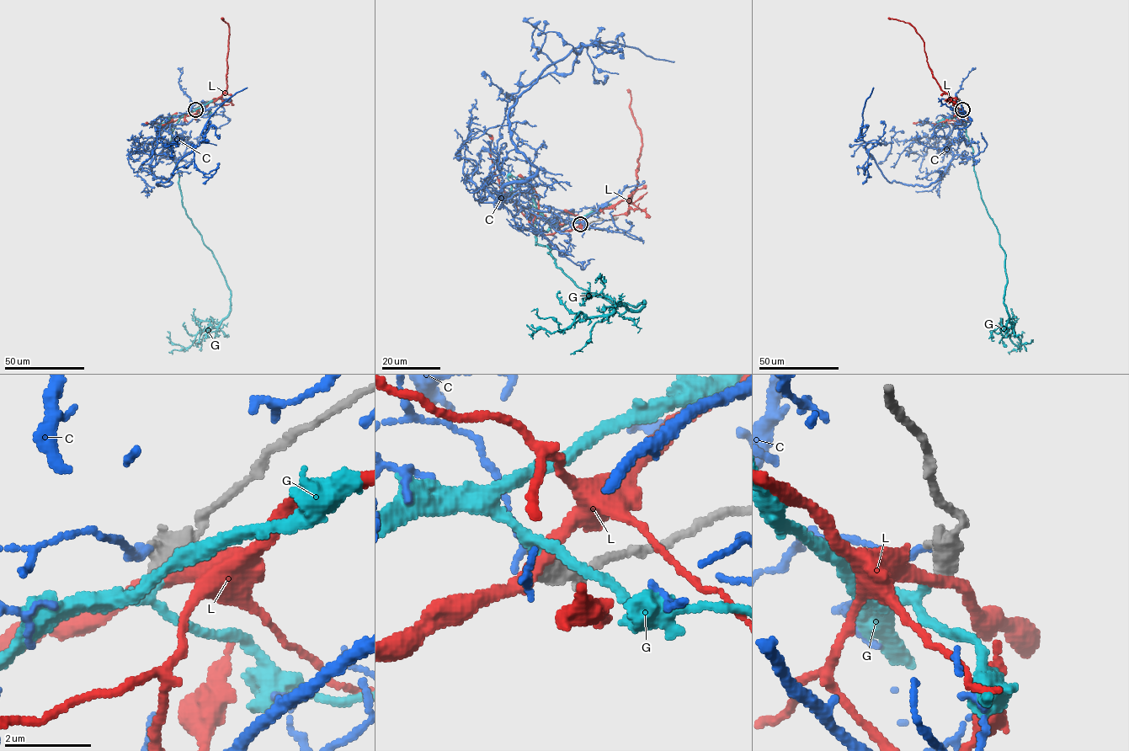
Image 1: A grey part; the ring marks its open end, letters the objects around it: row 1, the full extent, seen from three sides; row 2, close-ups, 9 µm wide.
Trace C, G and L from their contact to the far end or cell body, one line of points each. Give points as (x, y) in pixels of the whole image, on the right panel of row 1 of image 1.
C: (961, 109), (946, 119), (951, 161), (939, 178), (927, 186), (891, 182), (861, 135), (863, 109), (873, 87)
G: (962, 109), (981, 199), (1005, 253), (1006, 326), (1019, 348), (1022, 331)
L: (962, 109), (955, 104), (933, 77), (927, 61), (924, 42), (916, 29), (907, 23), (888, 18)

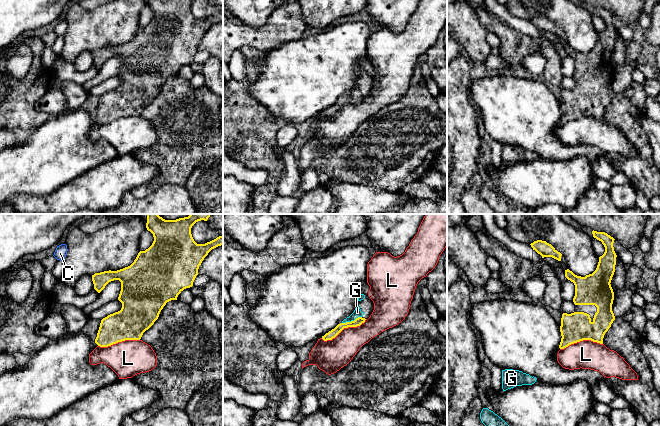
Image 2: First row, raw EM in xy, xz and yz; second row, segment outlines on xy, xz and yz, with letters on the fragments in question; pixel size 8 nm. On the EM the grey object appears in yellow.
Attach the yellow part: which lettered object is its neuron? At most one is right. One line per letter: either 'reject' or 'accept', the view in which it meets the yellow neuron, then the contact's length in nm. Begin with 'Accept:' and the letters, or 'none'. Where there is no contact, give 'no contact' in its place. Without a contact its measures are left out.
Accept: G
C: reject | no contact
G: accept | xz | 170 nm
L: reject | xz | 400 nm

